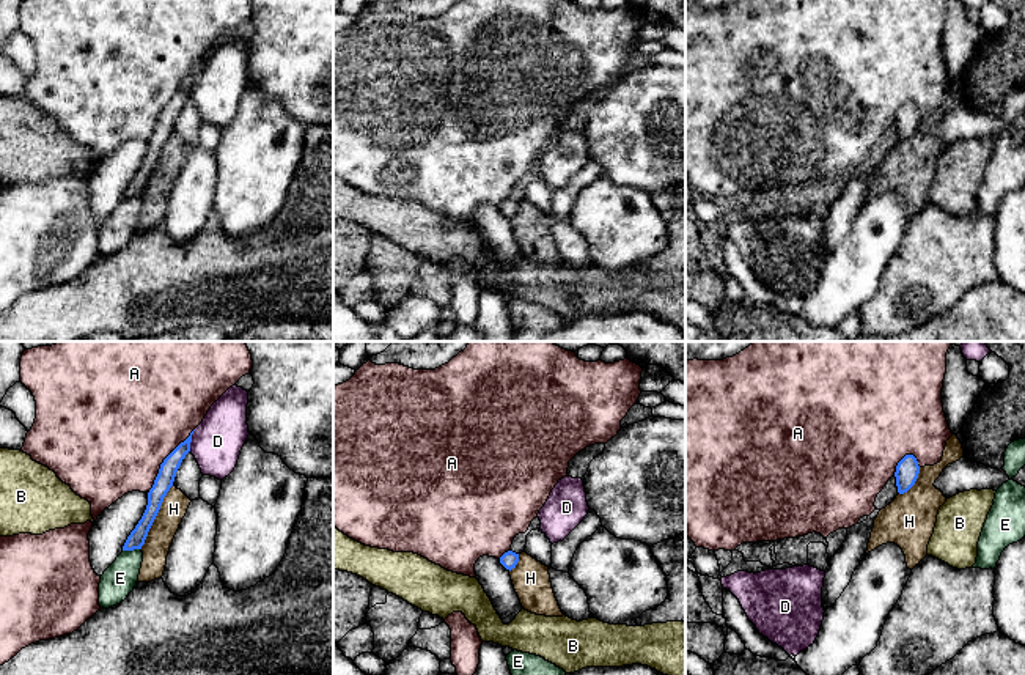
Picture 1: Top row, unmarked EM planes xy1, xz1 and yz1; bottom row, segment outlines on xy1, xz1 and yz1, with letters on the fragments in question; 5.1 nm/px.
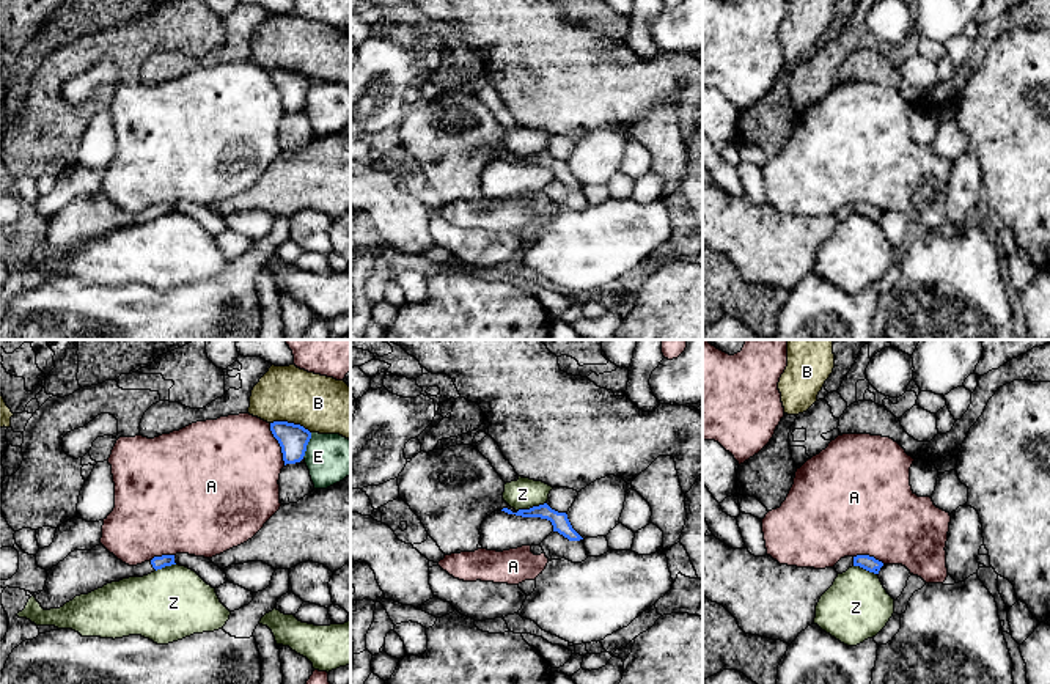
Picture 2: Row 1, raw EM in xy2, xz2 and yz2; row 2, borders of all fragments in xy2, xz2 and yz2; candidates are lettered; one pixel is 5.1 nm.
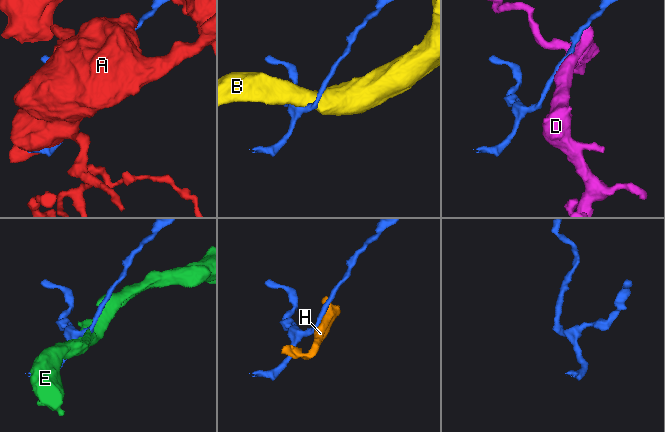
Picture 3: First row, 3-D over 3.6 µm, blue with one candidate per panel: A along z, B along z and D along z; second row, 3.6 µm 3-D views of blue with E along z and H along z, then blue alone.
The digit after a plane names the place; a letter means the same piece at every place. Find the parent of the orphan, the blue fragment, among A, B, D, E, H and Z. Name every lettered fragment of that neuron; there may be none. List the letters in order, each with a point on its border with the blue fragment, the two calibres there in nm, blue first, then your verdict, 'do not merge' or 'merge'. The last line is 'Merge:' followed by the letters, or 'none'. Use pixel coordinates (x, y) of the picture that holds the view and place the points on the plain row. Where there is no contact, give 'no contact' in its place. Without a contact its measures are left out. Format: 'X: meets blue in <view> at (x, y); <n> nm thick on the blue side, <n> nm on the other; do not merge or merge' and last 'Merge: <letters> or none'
A: meets blue in xy1 at (164, 109); 90 nm thick on the blue side, 480 nm on the other; do not merge
B: meets blue in xy2 at (291, 71); 150 nm thick on the blue side, 300 nm on the other; do not merge
D: meets blue in xy1 at (191, 88); 90 nm thick on the blue side, 260 nm on the other; do not merge
E: meets blue in xy2 at (307, 91); 150 nm thick on the blue side, 240 nm on the other; do not merge
H: meets blue in xy1 at (156, 162); 90 nm thick on the blue side, 140 nm on the other; do not merge
Z: meets blue in xz2 at (533, 154); 90 nm thick on the blue side, 160 nm on the other; do not merge
Merge: none

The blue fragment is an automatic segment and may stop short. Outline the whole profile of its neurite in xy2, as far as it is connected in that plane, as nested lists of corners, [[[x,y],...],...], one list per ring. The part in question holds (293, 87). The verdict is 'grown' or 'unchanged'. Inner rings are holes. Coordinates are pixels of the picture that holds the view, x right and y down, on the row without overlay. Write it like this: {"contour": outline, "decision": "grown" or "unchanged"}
{"contour": [[[288,69],[270,71],[270,79],[278,88],[286,112],[300,110],[305,104],[307,93],[311,86],[311,80],[300,72]]], "decision": "unchanged"}

